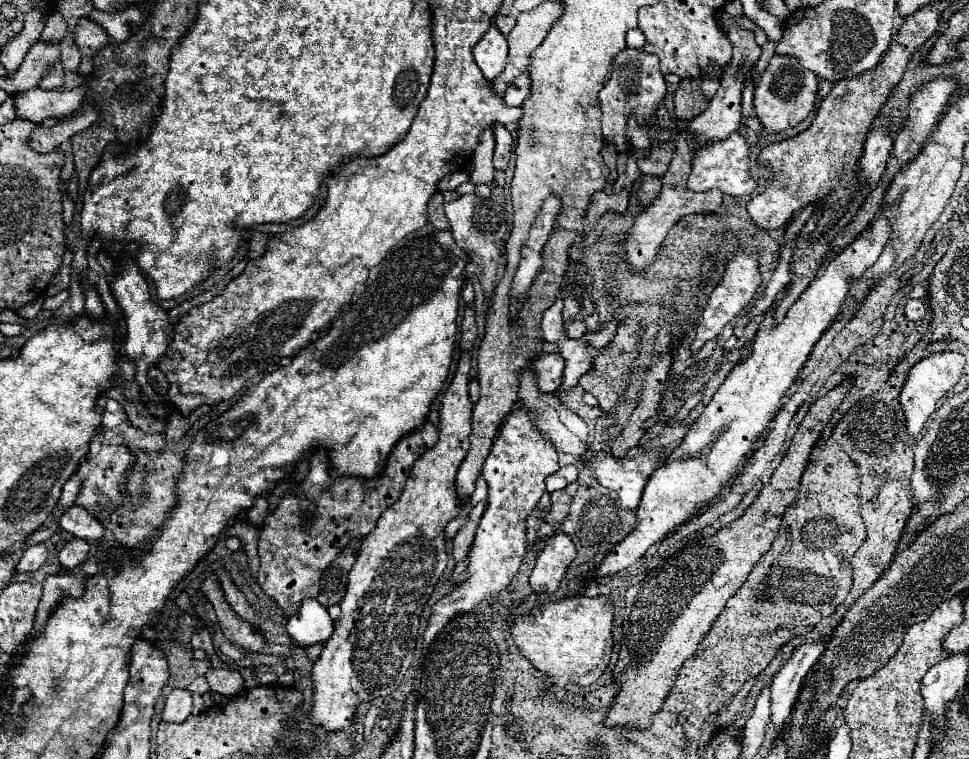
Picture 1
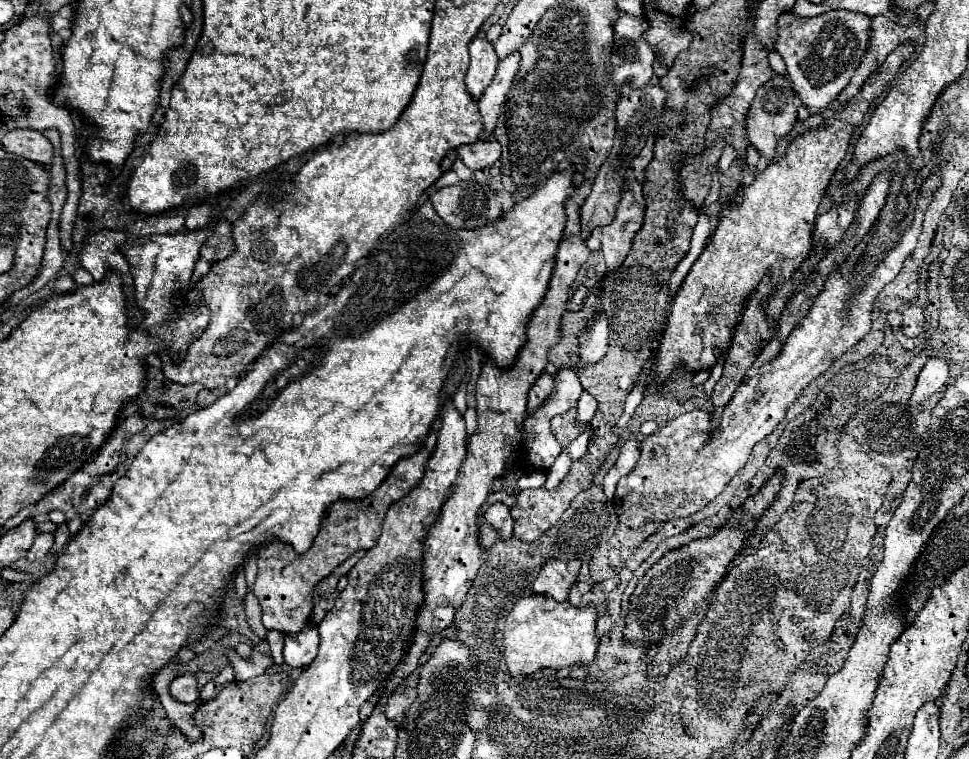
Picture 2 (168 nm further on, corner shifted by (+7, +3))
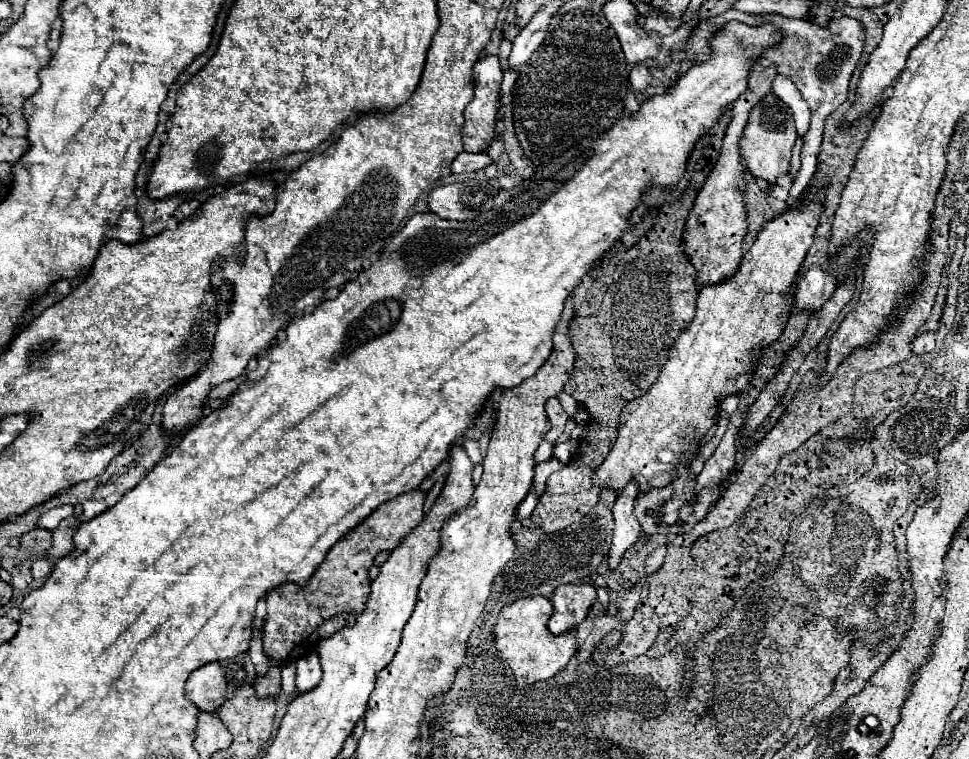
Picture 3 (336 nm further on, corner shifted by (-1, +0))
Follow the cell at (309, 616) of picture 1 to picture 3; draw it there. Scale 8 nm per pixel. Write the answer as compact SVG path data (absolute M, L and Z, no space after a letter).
M315 652L299 658L297 662L297 692L313 690L321 682L321 664Z

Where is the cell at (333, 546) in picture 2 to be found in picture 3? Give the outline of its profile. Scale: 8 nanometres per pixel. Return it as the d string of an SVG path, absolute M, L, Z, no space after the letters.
M421 490L407 492L391 502L381 504L363 524L359 524L349 536L345 536L339 544L335 544L325 562L313 574L307 586L283 584L283 588L271 590L267 594L267 620L263 628L263 650L277 664L285 664L289 660L303 658L311 654L317 646L317 628L343 612L359 614L365 610L367 596L371 590L369 568L373 566L373 558L383 550L393 550L399 546L407 534L423 520L423 502L425 494Z

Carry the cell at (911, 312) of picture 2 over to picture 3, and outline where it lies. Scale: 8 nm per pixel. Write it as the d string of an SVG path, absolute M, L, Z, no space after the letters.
M925 332L925 334L919 334L915 340L913 340L913 354L915 356L923 356L927 352L933 352L935 350L935 336Z

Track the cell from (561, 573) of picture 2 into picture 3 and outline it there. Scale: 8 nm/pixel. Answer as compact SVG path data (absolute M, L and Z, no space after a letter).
M587 580L575 584L563 584L553 592L553 616L547 624L549 632L559 636L569 630L577 630L579 624L589 616L591 606L595 604L597 592Z

